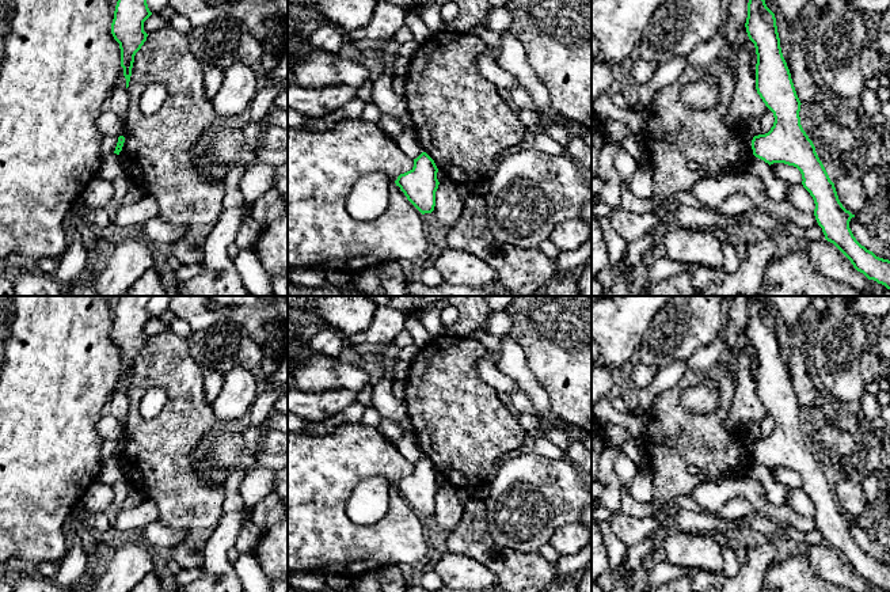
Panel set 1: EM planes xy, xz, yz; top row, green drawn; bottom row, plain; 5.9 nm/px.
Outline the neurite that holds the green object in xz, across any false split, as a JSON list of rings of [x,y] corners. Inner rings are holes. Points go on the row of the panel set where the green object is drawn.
[[[422,152],[414,159],[414,167],[398,177],[396,186],[407,200],[422,213],[431,213],[436,206],[436,191],[438,189],[438,168],[434,160]]]

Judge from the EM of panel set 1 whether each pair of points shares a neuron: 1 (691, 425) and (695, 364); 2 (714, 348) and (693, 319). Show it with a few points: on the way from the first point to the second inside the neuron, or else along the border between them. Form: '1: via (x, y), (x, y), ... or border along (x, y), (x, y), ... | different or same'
1: border along (717, 361), (706, 370), (688, 371) | different
2: border along (723, 325), (711, 342), (687, 359) | different

